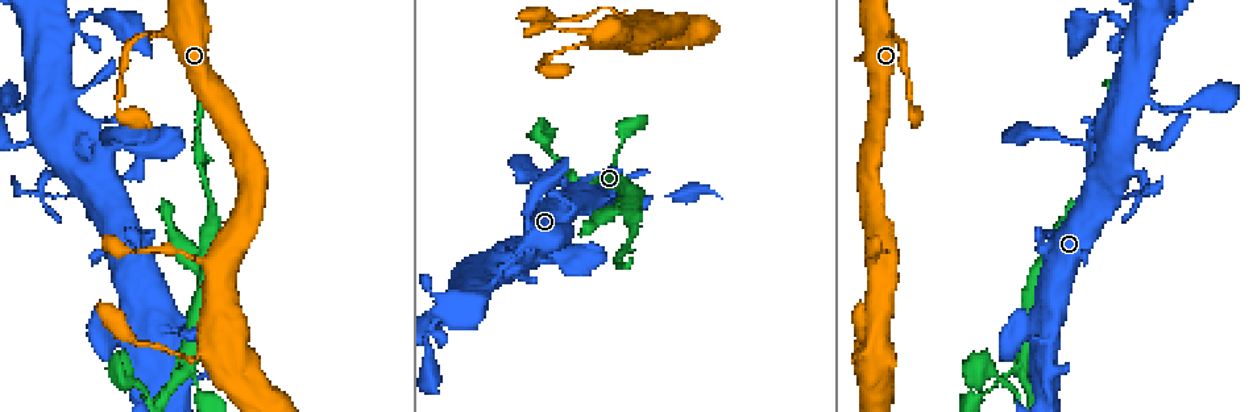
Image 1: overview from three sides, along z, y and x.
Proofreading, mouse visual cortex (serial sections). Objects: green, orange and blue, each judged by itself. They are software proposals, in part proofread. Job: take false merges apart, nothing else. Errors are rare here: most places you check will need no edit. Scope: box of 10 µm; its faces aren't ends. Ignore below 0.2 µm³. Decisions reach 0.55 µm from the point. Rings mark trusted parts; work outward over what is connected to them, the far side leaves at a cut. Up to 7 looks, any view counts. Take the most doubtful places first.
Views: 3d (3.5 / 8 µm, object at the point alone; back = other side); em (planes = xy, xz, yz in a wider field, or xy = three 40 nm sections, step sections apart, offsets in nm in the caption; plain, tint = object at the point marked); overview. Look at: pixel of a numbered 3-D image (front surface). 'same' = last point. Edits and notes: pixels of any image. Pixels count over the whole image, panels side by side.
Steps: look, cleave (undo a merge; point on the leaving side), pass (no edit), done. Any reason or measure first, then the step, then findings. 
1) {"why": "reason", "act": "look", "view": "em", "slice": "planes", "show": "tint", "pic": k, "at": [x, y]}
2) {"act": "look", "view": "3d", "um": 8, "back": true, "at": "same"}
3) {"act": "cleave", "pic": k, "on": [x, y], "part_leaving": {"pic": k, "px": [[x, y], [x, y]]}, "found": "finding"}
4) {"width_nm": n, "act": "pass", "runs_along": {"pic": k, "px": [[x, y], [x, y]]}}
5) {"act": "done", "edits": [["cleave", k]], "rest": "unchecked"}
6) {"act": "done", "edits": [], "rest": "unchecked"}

{"why": "a fork", "act": "look", "view": "3d", "um": 3.5, "pic": 1, "at": [1036, 279]}

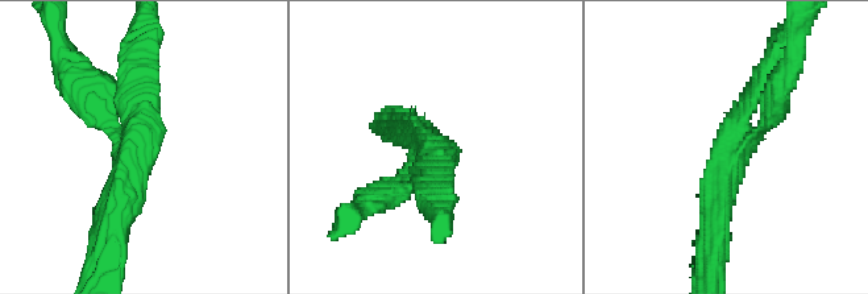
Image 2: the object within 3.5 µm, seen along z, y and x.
{"why": "shape alone is not enough", "act": "look", "view": "em", "slice": "xy", "step": 1, "show": "tint", "pic": 2, "at": [432, 150]}

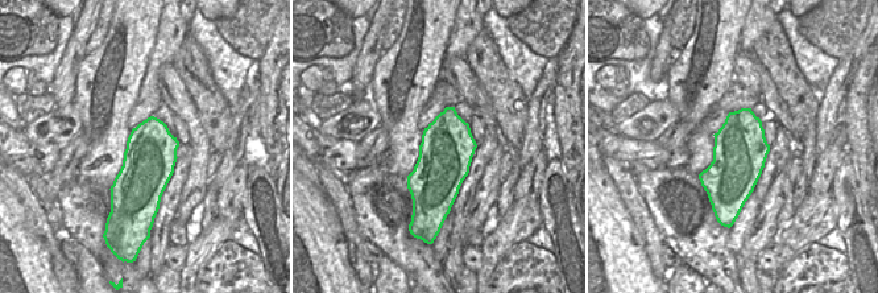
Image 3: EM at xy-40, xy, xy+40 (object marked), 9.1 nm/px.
{"act": "pass", "runs_along": {"pic": 2, "px": [[714, 230], [734, 128], [768, 67]]}, "found": "one cell here"}

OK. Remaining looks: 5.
{"why": "sudden change in width", "act": "look", "view": "3d", "um": 8, "pic": 1, "at": [48, 128]}

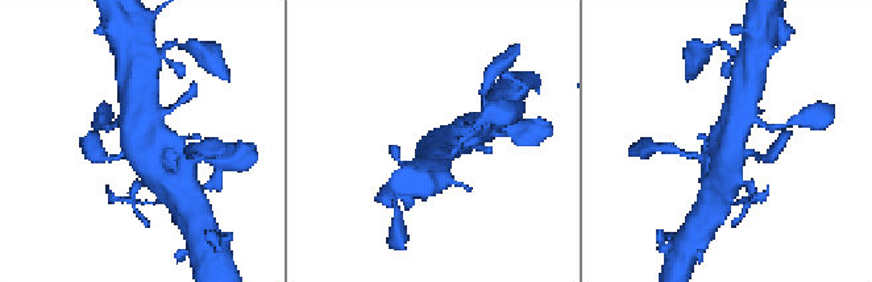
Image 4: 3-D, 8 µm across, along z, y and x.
{"act": "look", "view": "3d", "um": 3.5, "at": "same"}

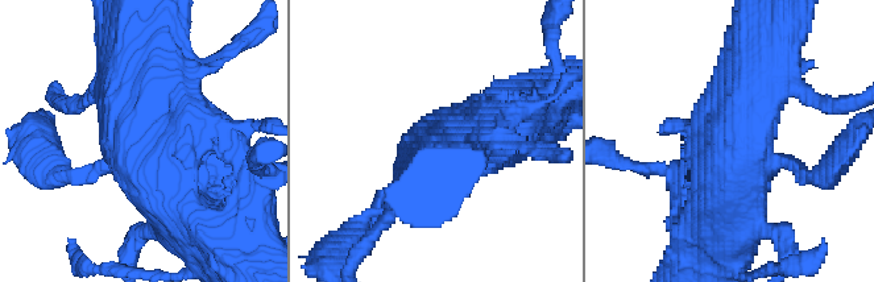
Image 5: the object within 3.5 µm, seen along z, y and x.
{"why": "need the tissue", "act": "look", "view": "em", "slice": "xy", "step": 2, "show": "tint", "pic": 5, "at": [741, 137]}

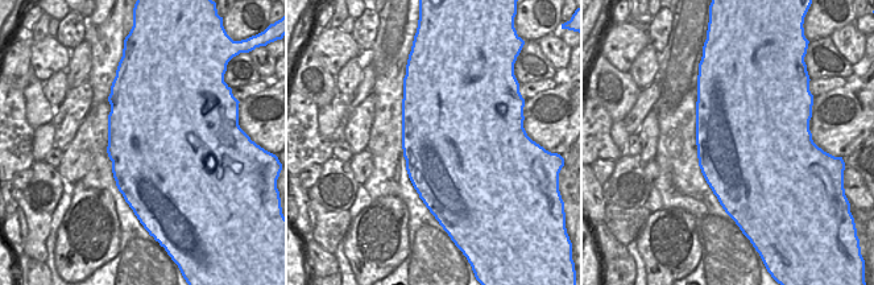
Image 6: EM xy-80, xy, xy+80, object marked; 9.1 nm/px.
{"width_nm": 1100, "act": "pass", "runs_along": {"pic": 5, "px": [[215, 239], [143, 157], [139, 88]]}, "found": "all the same cell"}

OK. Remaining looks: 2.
{"act": "done", "edits": [], "rest": "unchecked"}

